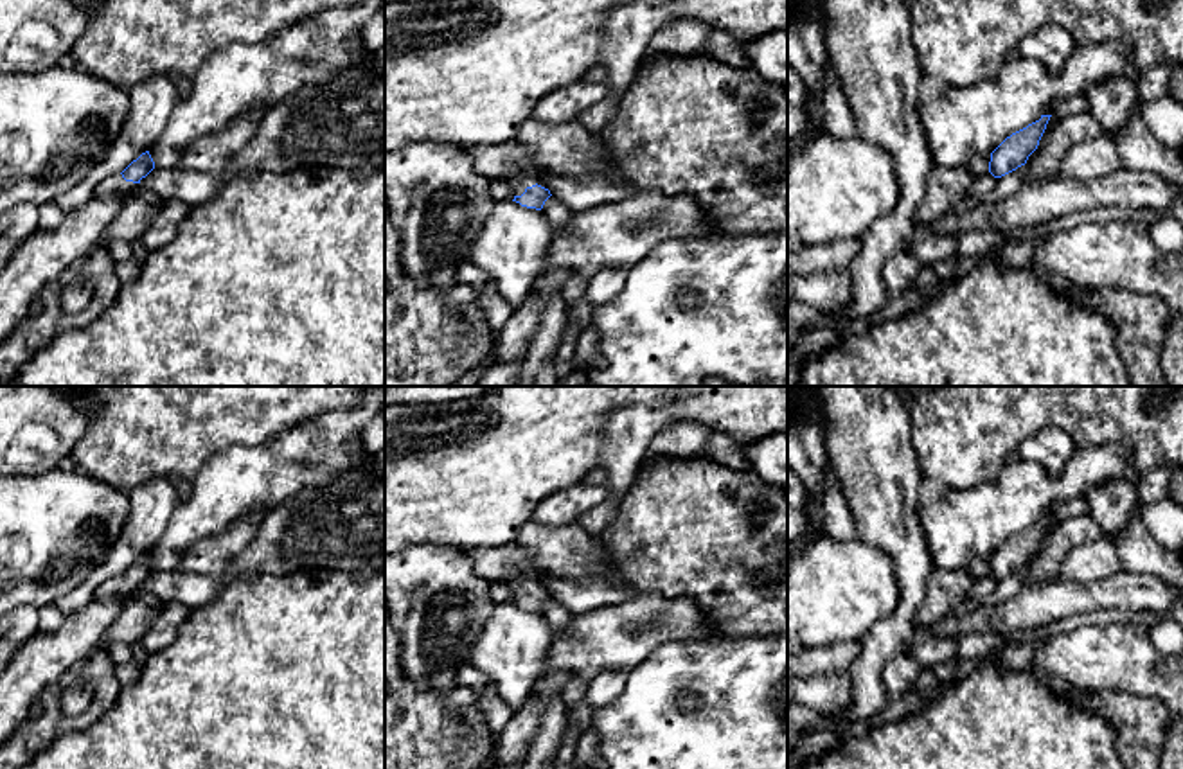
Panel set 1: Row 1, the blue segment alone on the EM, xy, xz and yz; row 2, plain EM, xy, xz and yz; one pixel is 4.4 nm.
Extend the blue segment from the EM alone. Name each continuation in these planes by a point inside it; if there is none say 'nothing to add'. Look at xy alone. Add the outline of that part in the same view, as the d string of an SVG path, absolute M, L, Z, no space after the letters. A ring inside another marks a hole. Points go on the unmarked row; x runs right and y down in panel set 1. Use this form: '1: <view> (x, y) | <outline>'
1: xy (115, 586) | M113 577L102 582L95 591L93 597L97 598L115 598L115 597L128 597L131 591L135 591L137 586L126 584L122 577Z

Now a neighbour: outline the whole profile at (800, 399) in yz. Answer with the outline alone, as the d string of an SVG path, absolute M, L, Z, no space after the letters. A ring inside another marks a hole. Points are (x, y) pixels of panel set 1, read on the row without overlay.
M787 386L787 426L809 408L818 408L825 424L822 399L816 386Z

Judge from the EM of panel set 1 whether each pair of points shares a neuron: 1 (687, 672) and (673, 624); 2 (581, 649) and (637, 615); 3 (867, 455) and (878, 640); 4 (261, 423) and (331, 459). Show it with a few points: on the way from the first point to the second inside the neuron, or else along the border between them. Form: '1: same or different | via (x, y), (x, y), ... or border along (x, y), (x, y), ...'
1: different | border along (714, 638), (664, 642), (640, 660)
2: same | via (595, 642), (613, 638), (622, 629)
3: same | via (885, 502), (887, 516), (908, 550), (908, 593)
4: different | border along (319, 415), (284, 428), (256, 444), (240, 446)

